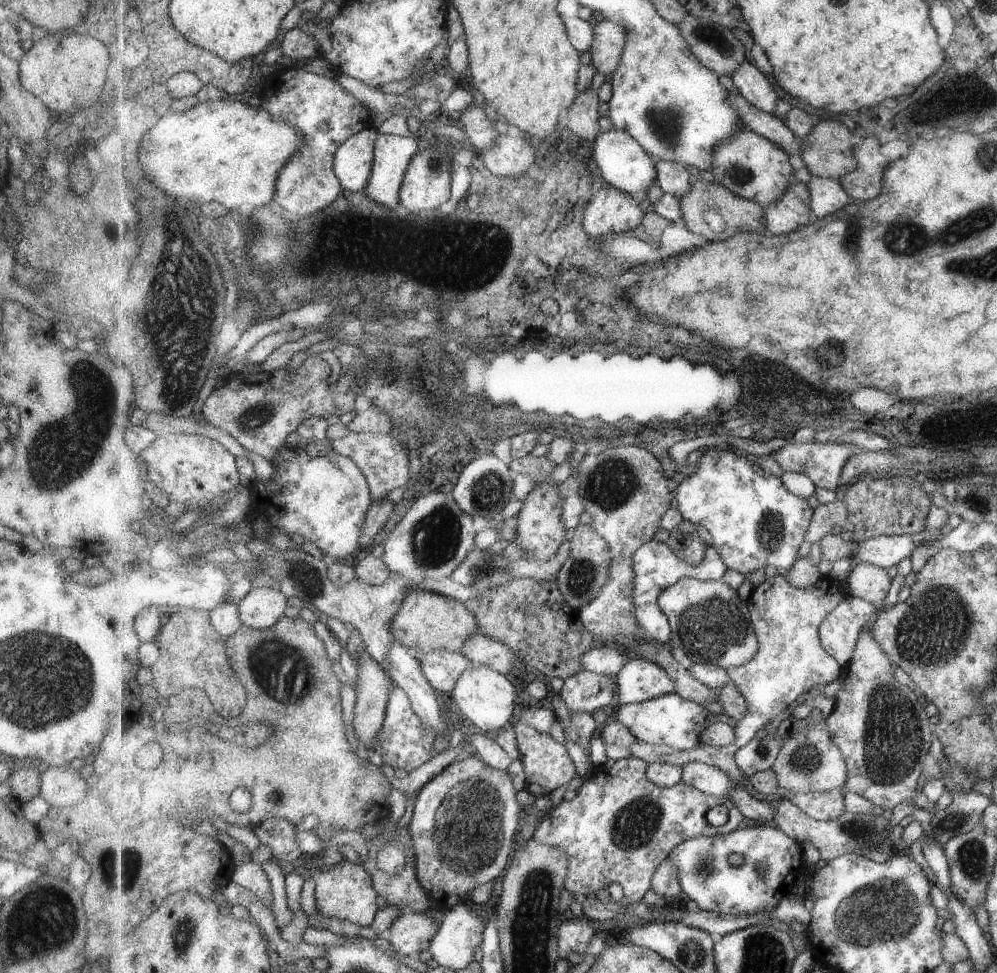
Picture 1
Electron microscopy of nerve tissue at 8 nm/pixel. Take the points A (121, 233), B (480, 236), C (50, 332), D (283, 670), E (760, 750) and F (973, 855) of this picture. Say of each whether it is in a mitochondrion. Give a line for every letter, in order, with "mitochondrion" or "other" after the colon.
A: mitochondrion
B: mitochondrion
C: other
D: mitochondrion
E: mitochondrion
F: mitochondrion

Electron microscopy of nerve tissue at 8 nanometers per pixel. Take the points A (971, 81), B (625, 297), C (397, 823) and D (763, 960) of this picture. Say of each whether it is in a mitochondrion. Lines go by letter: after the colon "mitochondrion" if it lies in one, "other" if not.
A: other
B: other
C: other
D: mitochondrion

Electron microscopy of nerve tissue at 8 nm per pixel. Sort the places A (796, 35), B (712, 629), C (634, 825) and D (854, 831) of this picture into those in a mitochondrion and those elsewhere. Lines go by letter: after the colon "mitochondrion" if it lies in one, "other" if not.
A: other
B: mitochondrion
C: mitochondrion
D: mitochondrion

